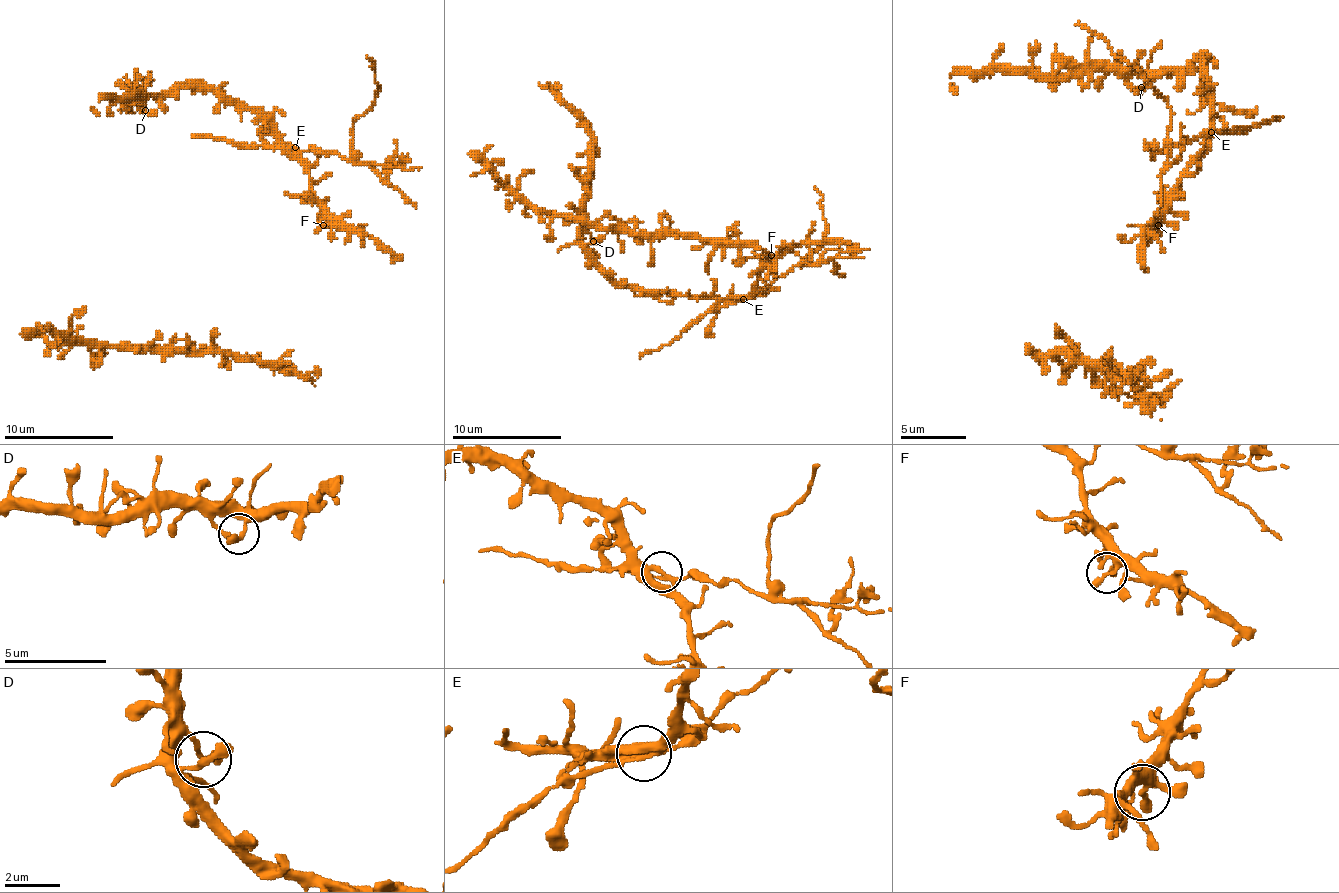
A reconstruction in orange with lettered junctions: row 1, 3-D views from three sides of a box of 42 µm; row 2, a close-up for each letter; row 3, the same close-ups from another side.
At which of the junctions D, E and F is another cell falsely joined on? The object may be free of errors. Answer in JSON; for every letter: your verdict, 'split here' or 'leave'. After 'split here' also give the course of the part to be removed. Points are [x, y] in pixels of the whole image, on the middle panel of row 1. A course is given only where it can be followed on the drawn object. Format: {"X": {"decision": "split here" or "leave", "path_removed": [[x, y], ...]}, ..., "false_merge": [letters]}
{"D": {"decision": "leave"}, "E": {"decision": "split here", "path_removed": [[744, 298], [760, 296], [798, 263], [801, 266], [823, 241], [823, 197], [815, 186]]}, "F": {"decision": "leave"}, "false_merge": ["E"]}

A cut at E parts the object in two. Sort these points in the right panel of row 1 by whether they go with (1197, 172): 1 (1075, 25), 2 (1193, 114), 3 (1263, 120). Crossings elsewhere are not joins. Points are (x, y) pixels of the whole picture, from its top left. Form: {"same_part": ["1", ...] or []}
{"same_part": ["2"]}

